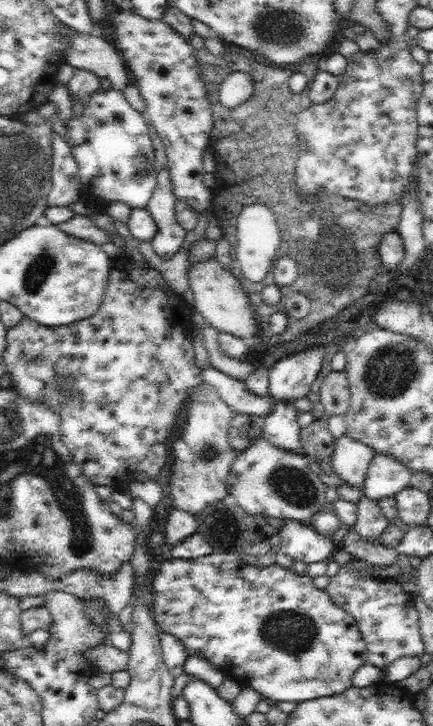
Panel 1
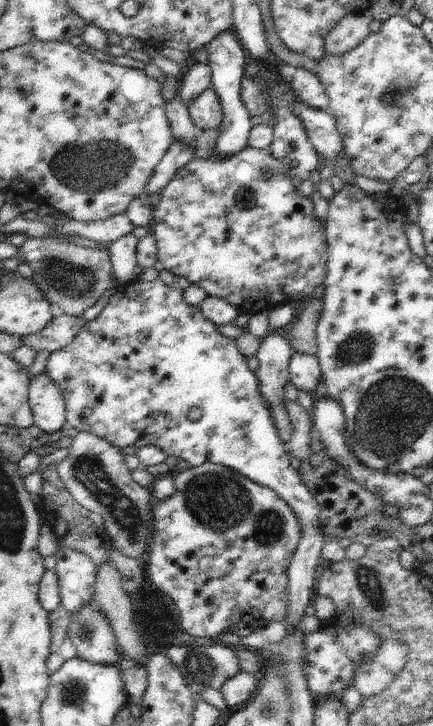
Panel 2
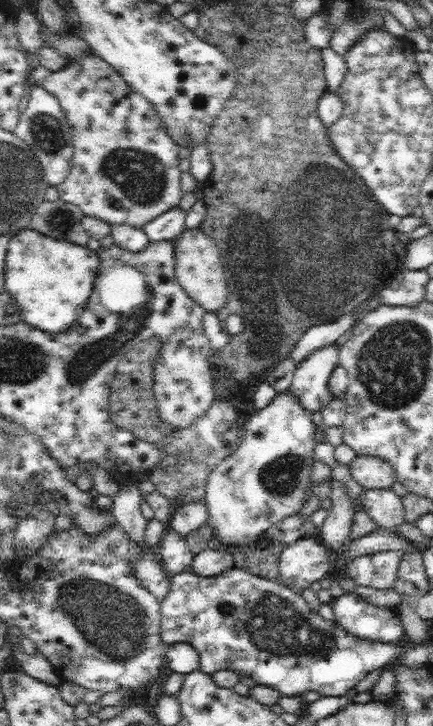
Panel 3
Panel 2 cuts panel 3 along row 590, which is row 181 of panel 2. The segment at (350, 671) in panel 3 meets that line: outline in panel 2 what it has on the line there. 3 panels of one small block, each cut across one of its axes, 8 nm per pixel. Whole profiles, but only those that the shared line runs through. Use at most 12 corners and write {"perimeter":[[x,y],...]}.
{"perimeter":[[185,164],[151,236],[175,278],[253,316],[327,276],[287,164]]}

